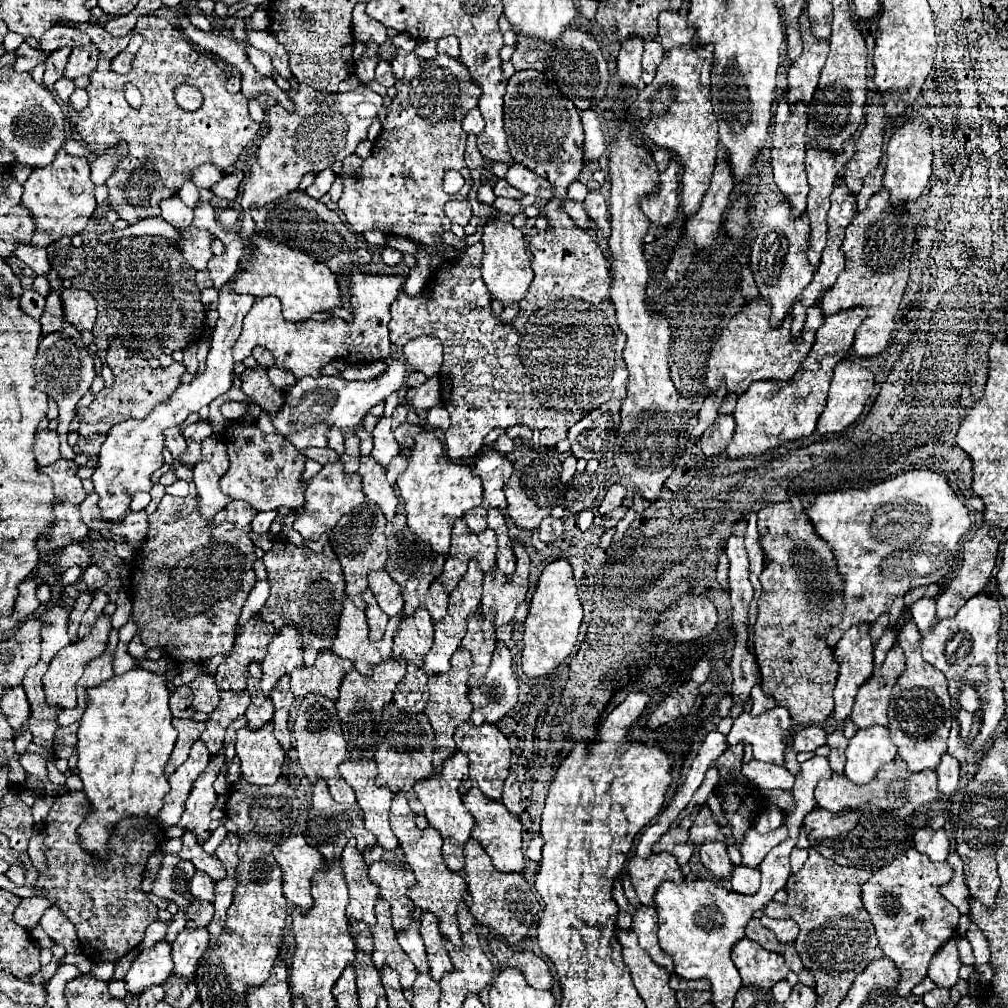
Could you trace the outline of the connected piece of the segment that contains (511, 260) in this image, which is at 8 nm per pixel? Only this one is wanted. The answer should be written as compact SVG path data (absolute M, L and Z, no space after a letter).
M497 221L497 223L483 225L481 243L483 243L481 273L483 273L485 285L491 293L491 299L501 301L503 307L519 303L525 297L525 293L533 281L533 269L531 269L531 261L527 257L523 233L507 221Z

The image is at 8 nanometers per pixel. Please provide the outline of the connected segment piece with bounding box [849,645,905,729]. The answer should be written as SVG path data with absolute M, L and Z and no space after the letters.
M893 645L879 671L879 677L871 677L857 691L849 721L853 721L859 729L871 727L871 725L887 725L889 695L897 682L899 673L902 673L904 669L903 650L899 645Z

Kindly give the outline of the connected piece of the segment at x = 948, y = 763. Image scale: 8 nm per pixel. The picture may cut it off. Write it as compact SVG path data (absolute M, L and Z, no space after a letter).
M943 755L937 767L937 783L939 783L939 791L945 797L953 799L953 793L959 785L959 761L955 761L949 755Z

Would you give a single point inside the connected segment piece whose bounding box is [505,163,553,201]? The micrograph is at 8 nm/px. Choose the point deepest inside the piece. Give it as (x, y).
(520, 177)

